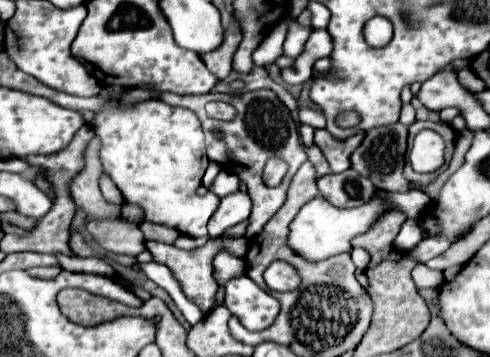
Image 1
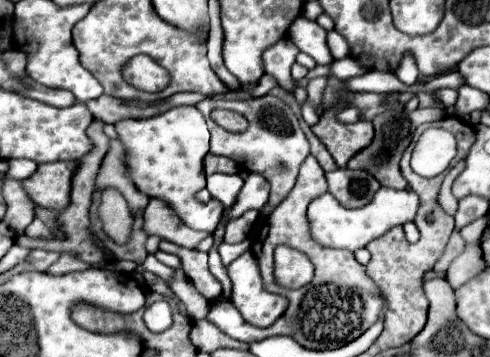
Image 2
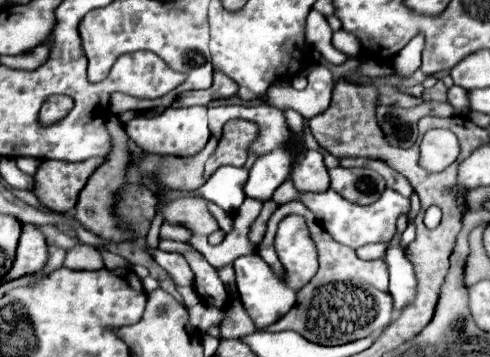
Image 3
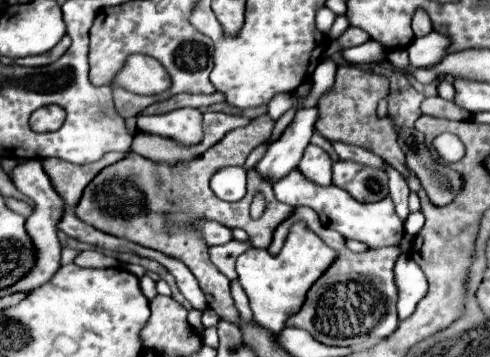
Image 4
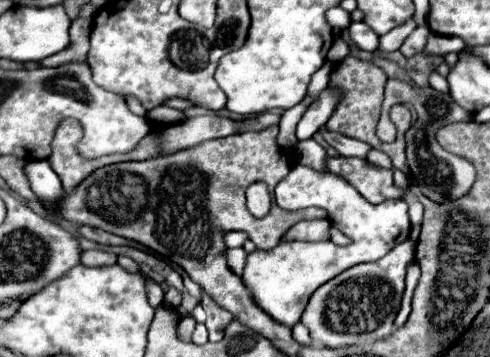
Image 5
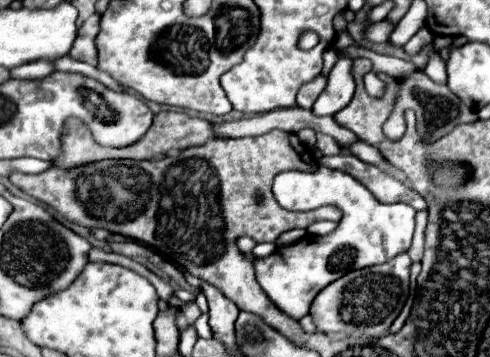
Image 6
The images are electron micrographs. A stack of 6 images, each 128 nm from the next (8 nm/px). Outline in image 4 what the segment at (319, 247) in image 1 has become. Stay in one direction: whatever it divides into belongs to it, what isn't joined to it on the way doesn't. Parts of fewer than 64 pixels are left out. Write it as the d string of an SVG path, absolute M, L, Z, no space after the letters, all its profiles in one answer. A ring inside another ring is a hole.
M292 170L288 176L278 180L273 185L275 197L294 207L310 206L322 220L324 226L340 232L348 240L357 240L368 244L370 248L382 248L382 246L394 246L402 236L404 236L404 224L394 212L394 202L390 196L384 200L378 200L374 203L361 203L352 198L346 190L338 186L316 186L314 182L306 180L300 176L298 170ZM340 198L340 200L336 200Z

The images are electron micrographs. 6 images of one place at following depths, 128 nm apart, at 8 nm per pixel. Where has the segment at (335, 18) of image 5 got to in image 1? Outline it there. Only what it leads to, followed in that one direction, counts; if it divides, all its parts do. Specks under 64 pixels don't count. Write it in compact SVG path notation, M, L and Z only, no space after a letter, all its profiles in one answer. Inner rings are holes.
M290 18L290 28L288 28L288 36L286 36L282 54L290 56L290 58L296 58L302 52L302 46L308 40L310 32L312 32L312 28L302 28L302 26L296 24L294 18Z

